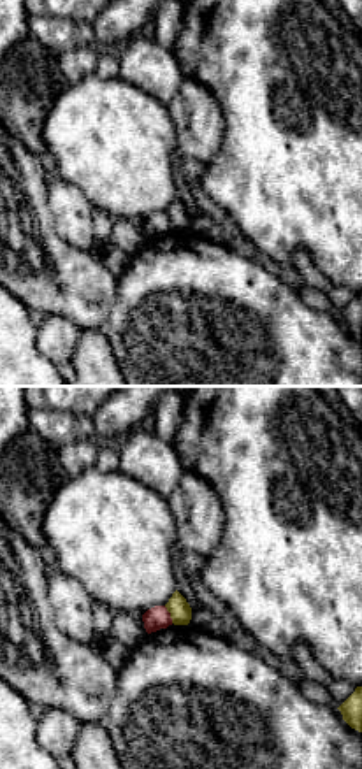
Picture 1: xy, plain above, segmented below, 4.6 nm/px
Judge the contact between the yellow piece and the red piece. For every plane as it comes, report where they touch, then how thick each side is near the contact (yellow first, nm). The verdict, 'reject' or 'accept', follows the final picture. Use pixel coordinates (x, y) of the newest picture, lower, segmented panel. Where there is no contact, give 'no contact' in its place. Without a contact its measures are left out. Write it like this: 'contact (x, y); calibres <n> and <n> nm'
contact (171, 615); calibres 100 and 110 nm

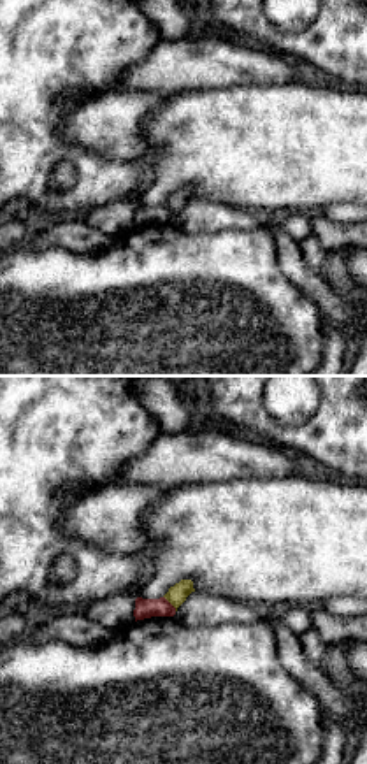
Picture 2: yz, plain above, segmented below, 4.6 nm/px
contact (169, 601); calibres 90 and 100 nm

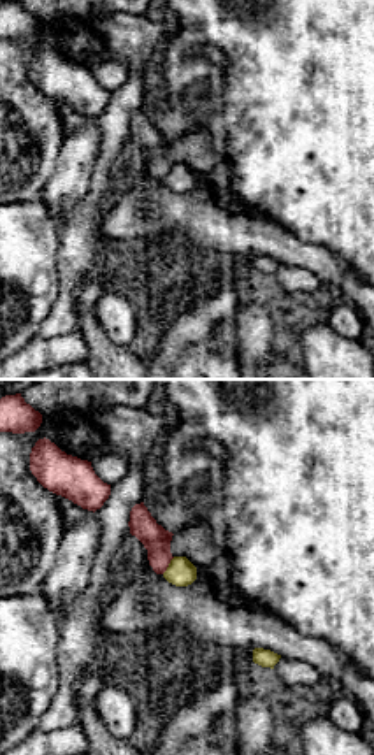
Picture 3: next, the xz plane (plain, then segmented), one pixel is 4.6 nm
contact (169, 566); calibres 130 and 120 nm

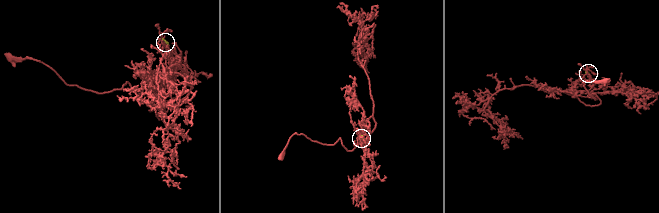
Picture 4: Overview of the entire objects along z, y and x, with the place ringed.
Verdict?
reject

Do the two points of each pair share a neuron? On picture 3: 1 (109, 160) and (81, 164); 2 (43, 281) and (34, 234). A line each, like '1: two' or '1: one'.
1: two
2: one

